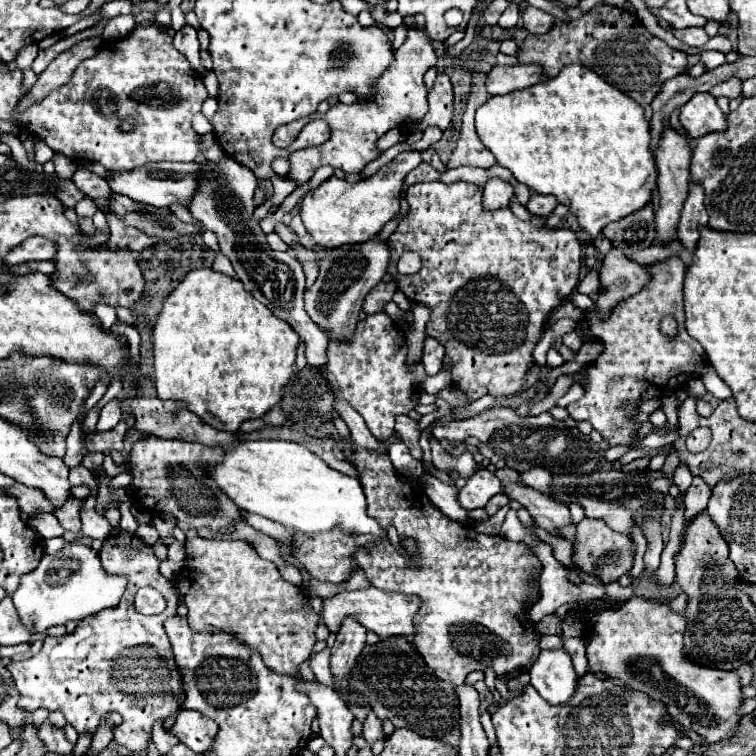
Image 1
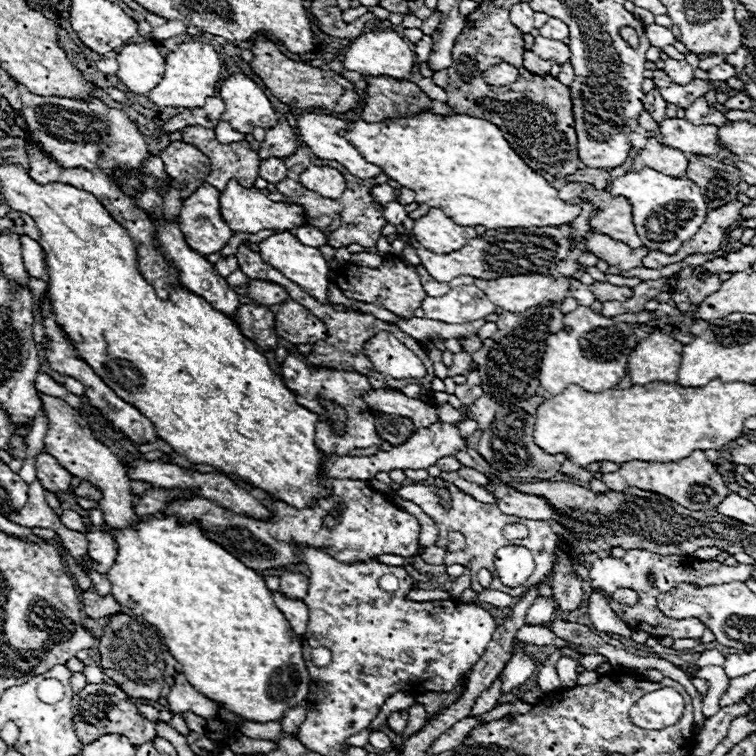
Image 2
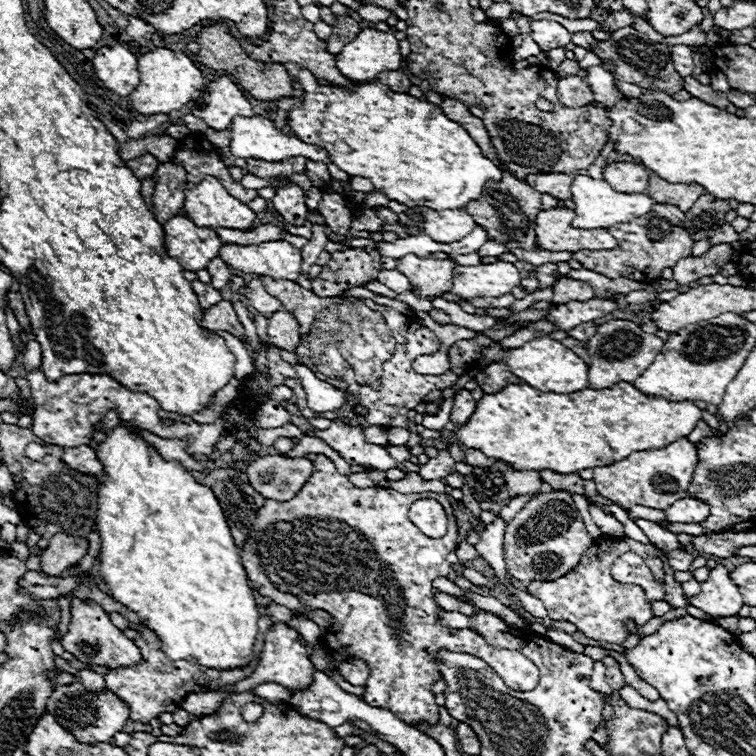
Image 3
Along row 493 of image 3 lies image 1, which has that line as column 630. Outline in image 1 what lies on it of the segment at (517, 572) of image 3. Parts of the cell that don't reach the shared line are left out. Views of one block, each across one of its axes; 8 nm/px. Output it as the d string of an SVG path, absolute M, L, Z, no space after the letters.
M584 518L576 526L576 550L572 560L586 572L596 574L604 584L618 580L624 572L632 568L634 562L634 552L632 552L632 540L624 534L616 534L606 526L604 520L594 520L594 518Z

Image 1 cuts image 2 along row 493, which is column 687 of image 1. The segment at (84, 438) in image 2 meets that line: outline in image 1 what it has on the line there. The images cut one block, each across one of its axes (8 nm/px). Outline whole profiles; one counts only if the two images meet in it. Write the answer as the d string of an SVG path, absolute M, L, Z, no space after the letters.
M698 92L694 94L682 108L680 108L680 124L684 126L684 130L692 136L692 138L700 138L708 132L720 132L726 130L726 116L724 112L718 108L716 98L710 92Z

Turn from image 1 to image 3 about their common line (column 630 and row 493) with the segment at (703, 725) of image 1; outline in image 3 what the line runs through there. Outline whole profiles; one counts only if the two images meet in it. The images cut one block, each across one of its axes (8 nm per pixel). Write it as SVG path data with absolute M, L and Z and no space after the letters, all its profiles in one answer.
M678 438L676 442L672 442L662 450L646 450L642 454L630 454L630 458L624 458L614 466L602 466L594 470L596 490L600 496L620 504L626 510L630 510L632 506L666 510L676 500L682 500L688 496L692 474L698 464L696 452L698 452L696 444L692 444L686 438Z

